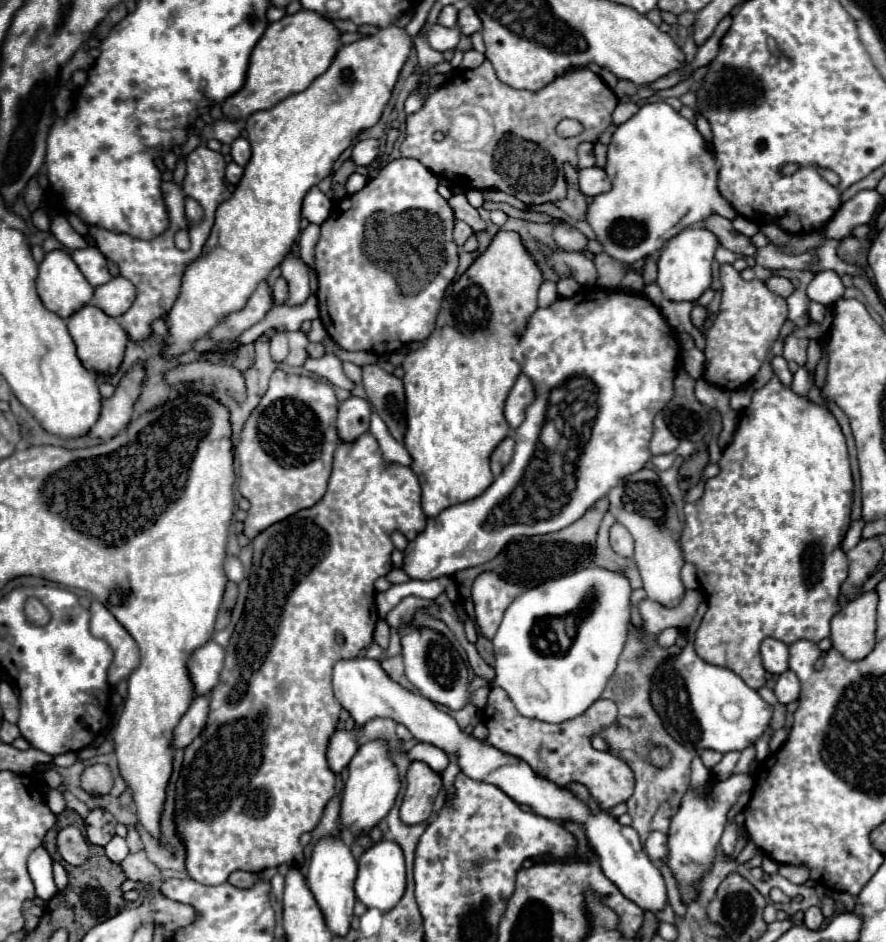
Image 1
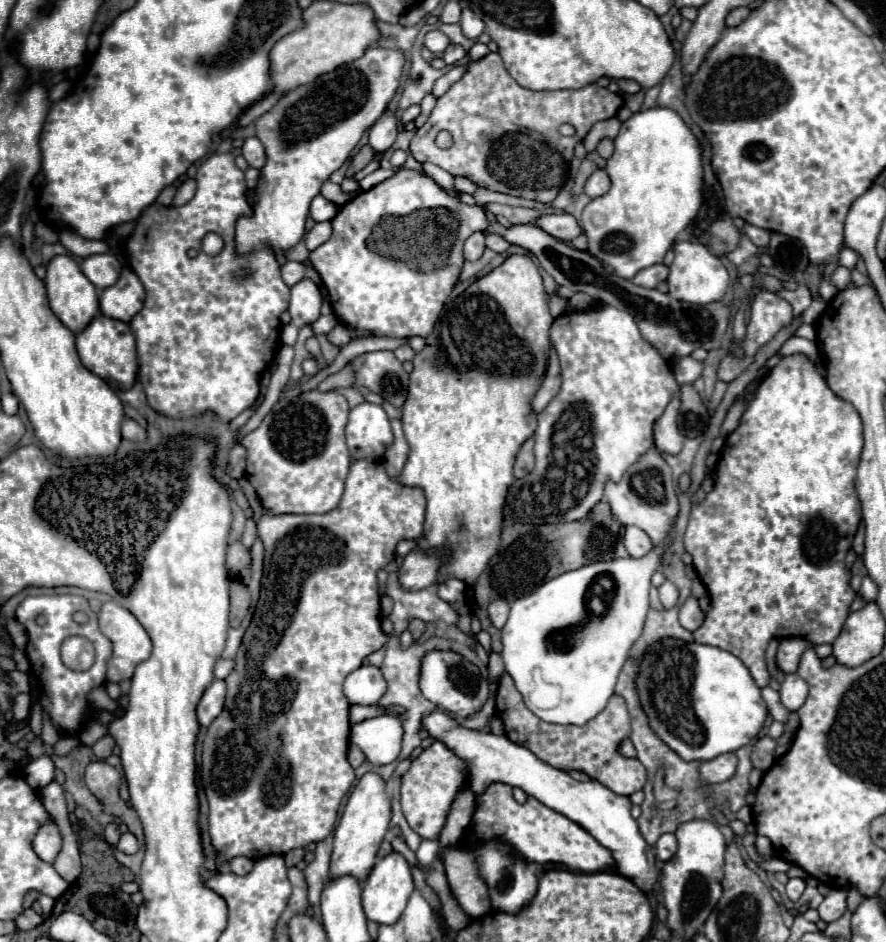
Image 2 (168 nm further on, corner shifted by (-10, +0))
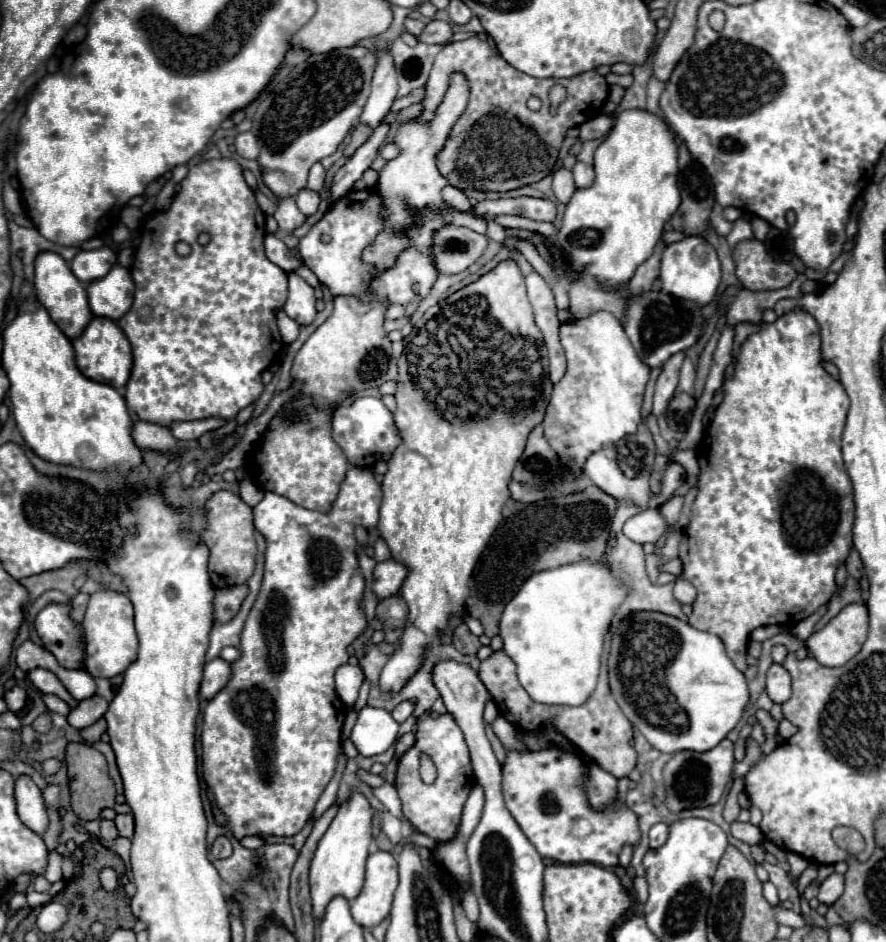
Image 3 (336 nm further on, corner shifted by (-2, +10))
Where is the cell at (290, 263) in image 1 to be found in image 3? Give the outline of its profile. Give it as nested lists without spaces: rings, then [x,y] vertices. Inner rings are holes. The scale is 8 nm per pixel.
[[[290,272],[288,274],[290,290],[288,290],[288,300],[284,304],[286,314],[296,320],[300,326],[312,324],[316,318],[316,298],[314,298],[314,288],[306,284],[298,274]]]

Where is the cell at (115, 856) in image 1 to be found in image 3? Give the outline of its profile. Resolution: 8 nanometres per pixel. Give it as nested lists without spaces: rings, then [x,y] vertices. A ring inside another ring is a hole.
[[[116,814],[114,822],[116,822],[120,836],[132,838],[132,834],[134,834],[134,816],[132,814]]]

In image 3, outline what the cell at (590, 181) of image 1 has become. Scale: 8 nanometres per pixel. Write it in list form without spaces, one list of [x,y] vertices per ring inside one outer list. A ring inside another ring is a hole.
[[[576,162],[572,168],[572,174],[574,174],[576,188],[588,188],[594,182],[594,168],[584,162]]]

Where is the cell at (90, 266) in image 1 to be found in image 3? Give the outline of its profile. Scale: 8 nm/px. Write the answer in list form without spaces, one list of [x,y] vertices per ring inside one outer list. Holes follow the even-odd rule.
[[[100,248],[100,250],[80,250],[70,262],[70,268],[82,284],[88,284],[92,280],[104,278],[114,264],[116,254],[110,248]]]

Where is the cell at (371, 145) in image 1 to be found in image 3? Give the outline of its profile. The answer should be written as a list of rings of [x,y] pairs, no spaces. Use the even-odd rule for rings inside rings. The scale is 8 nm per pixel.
[[[384,50],[378,56],[372,78],[372,90],[360,116],[360,122],[368,124],[370,128],[376,128],[382,122],[382,118],[390,112],[390,106],[396,100],[396,92],[398,84],[396,84],[396,68],[392,64],[392,52]]]

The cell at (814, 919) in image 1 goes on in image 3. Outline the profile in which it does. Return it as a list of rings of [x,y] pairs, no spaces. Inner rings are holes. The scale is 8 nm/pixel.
[[[834,872],[834,874],[830,874],[830,876],[822,882],[822,886],[820,886],[820,890],[818,890],[818,900],[820,900],[822,904],[832,906],[832,904],[842,896],[842,892],[844,892],[844,874]]]

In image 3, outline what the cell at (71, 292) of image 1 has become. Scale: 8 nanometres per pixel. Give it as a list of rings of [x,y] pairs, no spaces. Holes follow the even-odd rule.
[[[40,252],[36,256],[34,292],[36,292],[38,302],[50,314],[50,318],[56,322],[56,326],[70,340],[74,340],[76,336],[80,336],[80,332],[86,328],[88,320],[92,320],[92,312],[88,308],[88,298],[86,298],[84,286],[80,284],[80,280],[76,280],[76,276],[72,276],[72,270],[64,262],[64,258],[58,256],[56,252]]]

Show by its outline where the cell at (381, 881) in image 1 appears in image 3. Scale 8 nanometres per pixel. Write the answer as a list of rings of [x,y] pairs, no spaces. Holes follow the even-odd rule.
[[[376,852],[368,856],[364,888],[350,902],[352,918],[364,926],[378,926],[392,908],[394,890],[398,886],[398,864],[390,852]]]

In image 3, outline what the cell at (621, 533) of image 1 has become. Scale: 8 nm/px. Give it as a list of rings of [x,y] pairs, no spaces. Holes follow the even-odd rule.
[[[656,508],[644,510],[636,516],[632,516],[624,524],[624,534],[630,540],[640,542],[640,544],[646,544],[646,542],[656,544],[662,538],[664,530],[666,530],[666,522],[664,522],[664,518],[660,516],[660,512]]]

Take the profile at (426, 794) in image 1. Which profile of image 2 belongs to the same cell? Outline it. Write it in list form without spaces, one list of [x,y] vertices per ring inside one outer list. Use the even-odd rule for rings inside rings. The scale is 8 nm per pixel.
[[[434,742],[428,748],[424,748],[420,756],[414,758],[410,770],[402,776],[402,812],[410,828],[418,832],[422,838],[438,838],[446,822],[450,804],[456,792],[466,784],[466,780],[468,780],[466,764],[444,744]]]

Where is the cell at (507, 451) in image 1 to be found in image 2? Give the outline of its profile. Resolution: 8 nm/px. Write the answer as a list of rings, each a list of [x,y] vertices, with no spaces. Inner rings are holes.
[[[528,438],[528,440],[520,446],[520,450],[518,450],[518,454],[516,454],[516,462],[514,462],[514,476],[516,476],[516,478],[524,478],[524,476],[532,470],[532,466],[534,466],[532,446],[534,446],[534,438]]]

